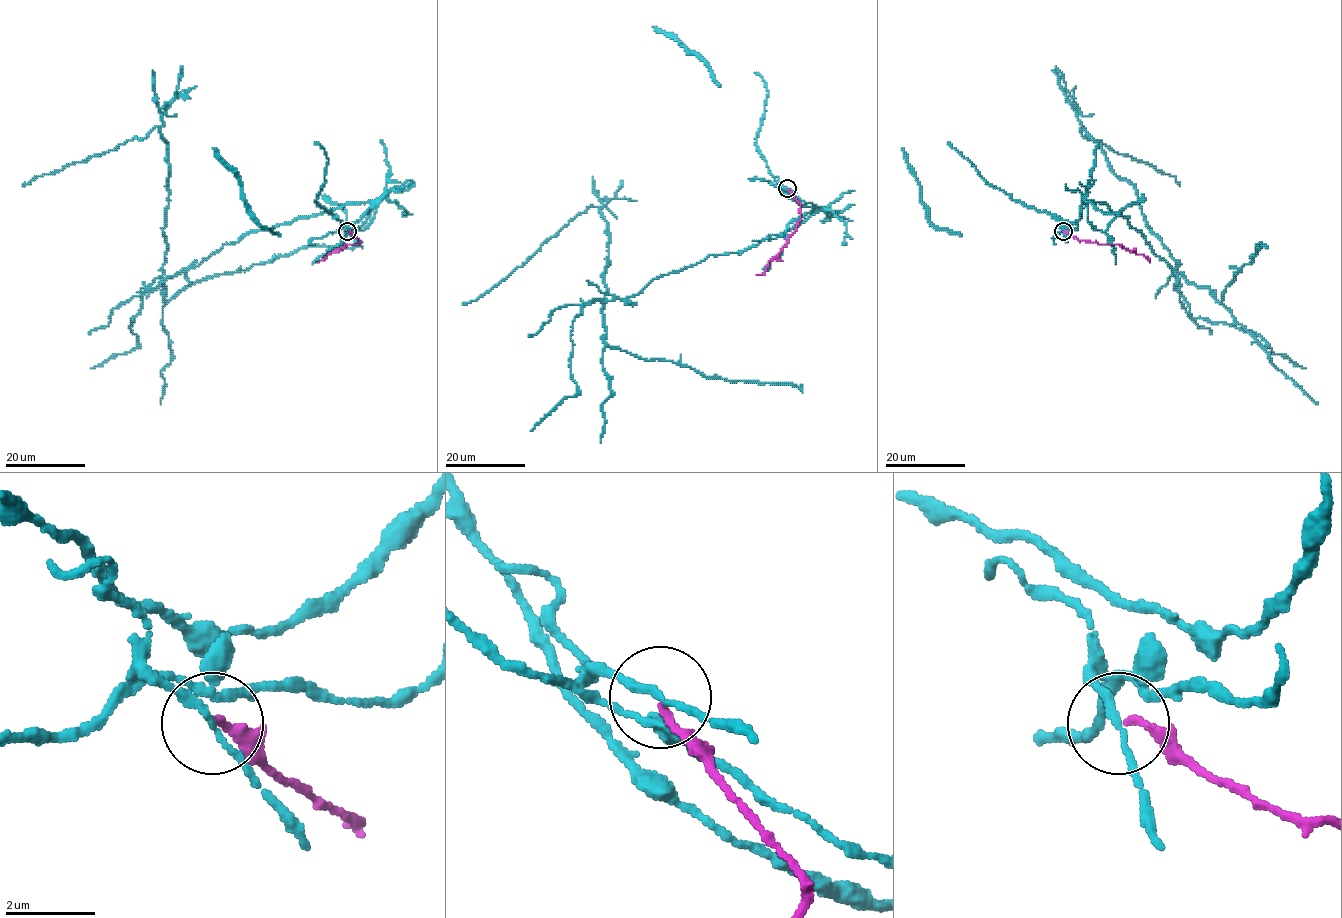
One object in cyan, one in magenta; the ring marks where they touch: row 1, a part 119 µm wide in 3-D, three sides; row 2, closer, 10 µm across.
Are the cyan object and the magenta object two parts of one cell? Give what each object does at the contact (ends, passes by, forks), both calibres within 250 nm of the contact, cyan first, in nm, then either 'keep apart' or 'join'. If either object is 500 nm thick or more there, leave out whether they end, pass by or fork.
cyan passes by; magenta ends; calibres 150 and 170 nm; keep apart

